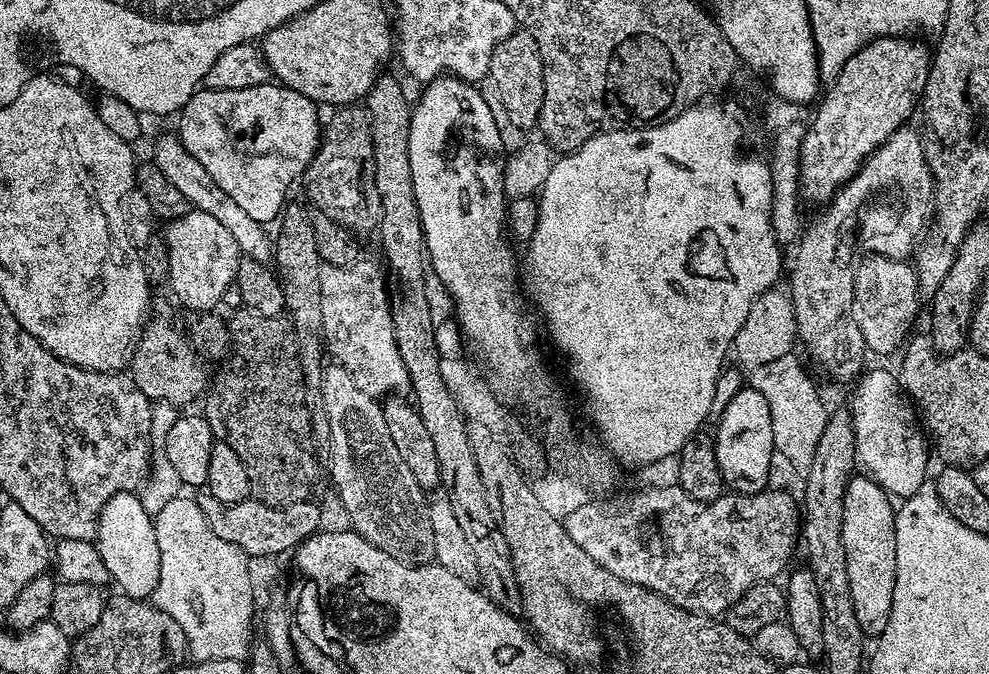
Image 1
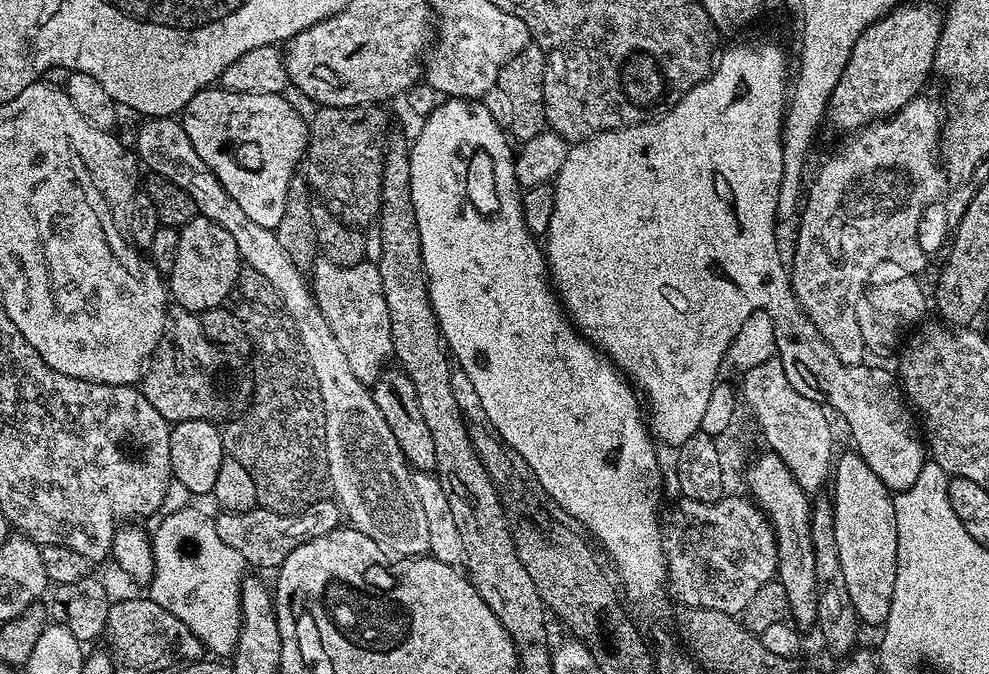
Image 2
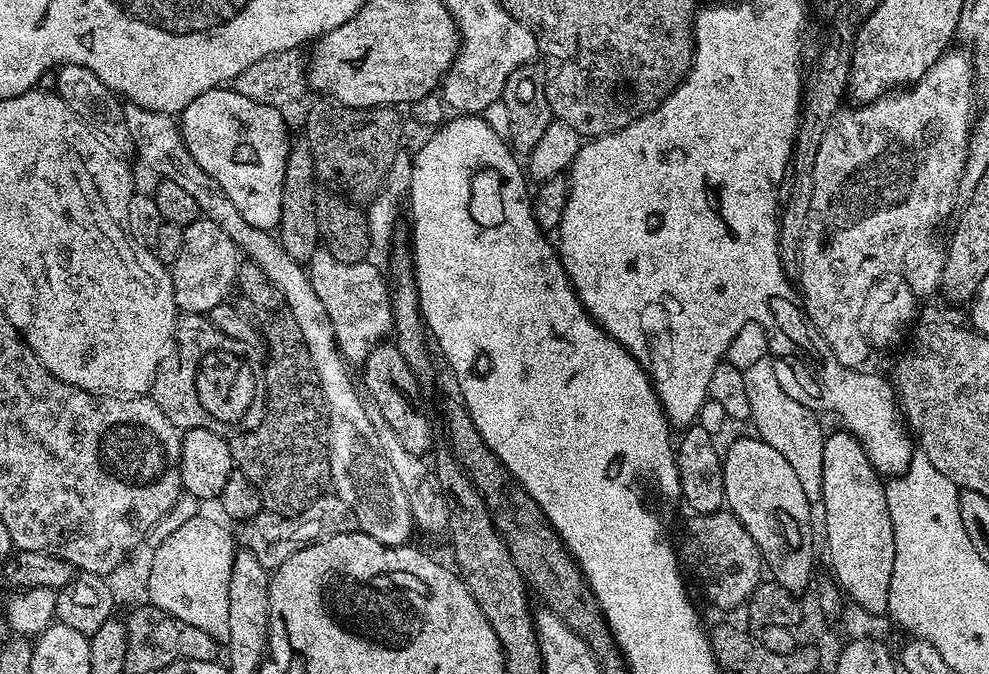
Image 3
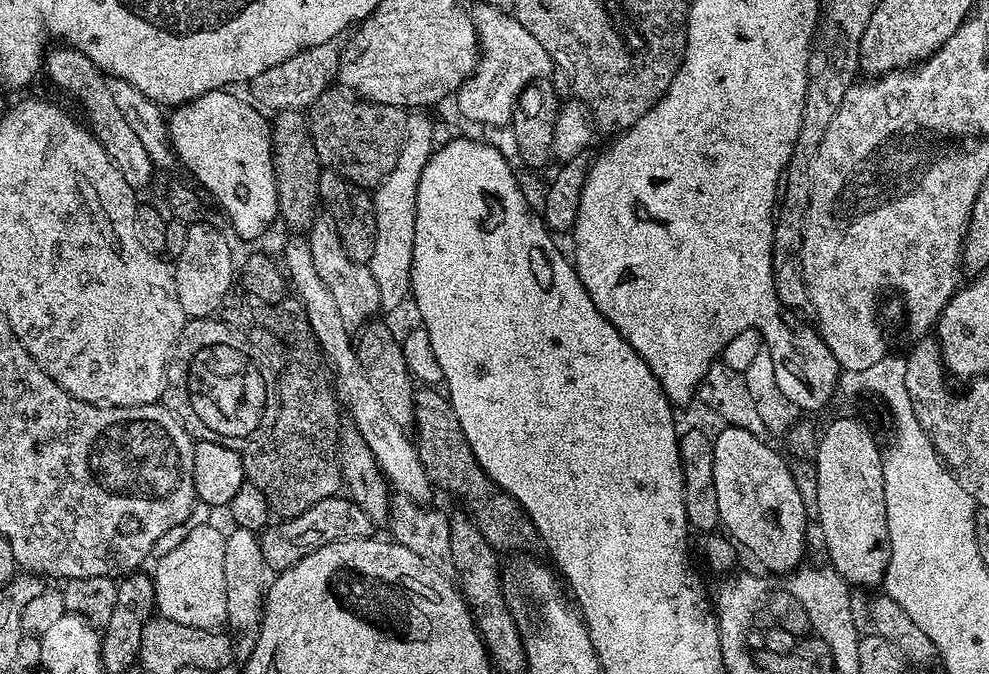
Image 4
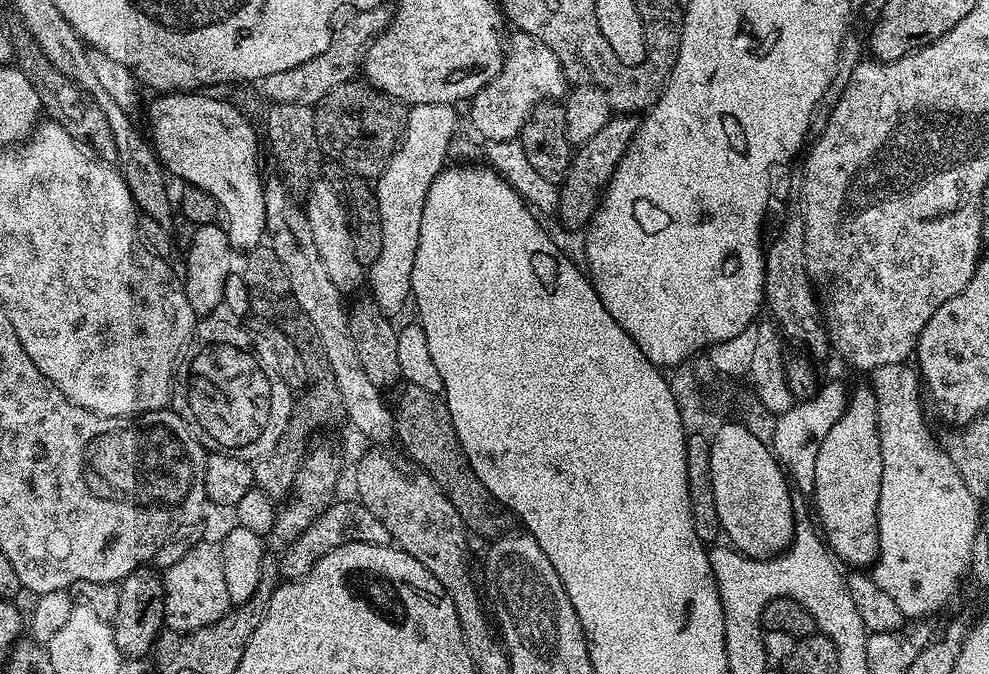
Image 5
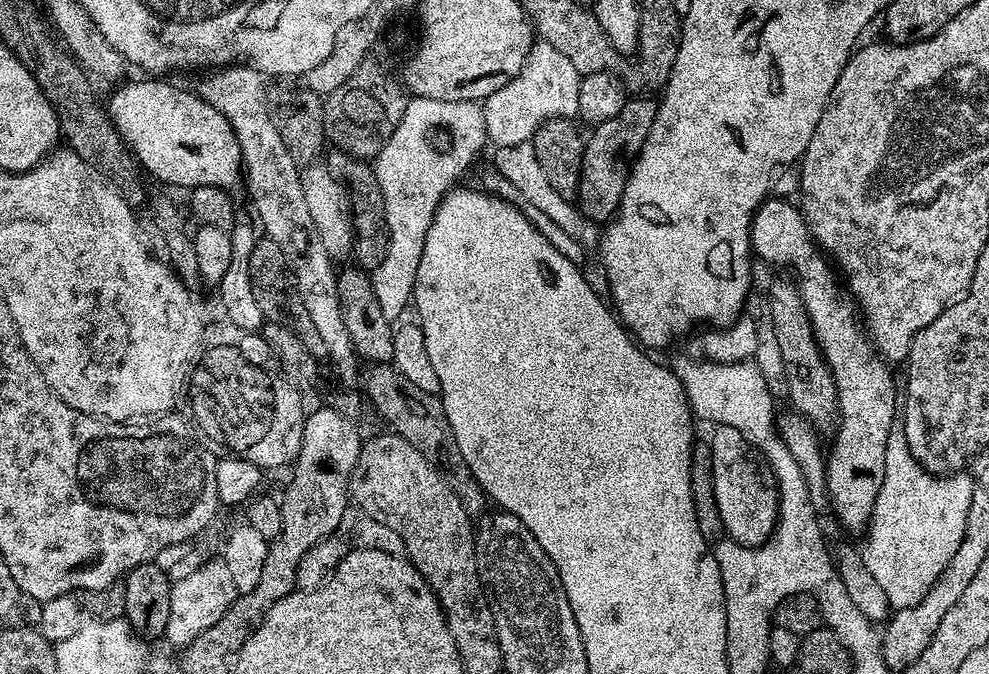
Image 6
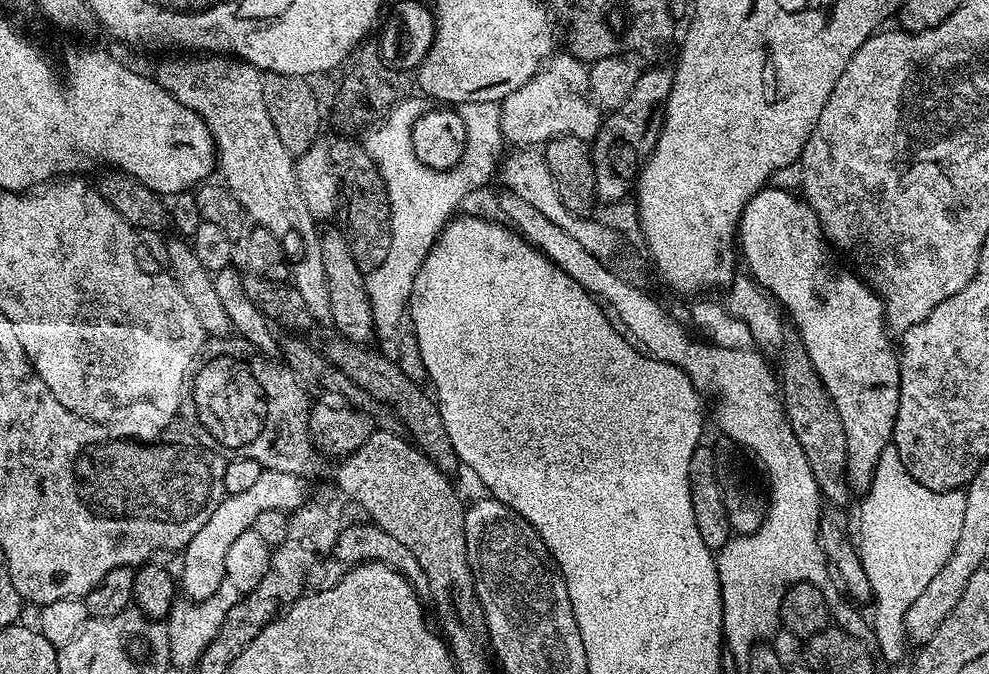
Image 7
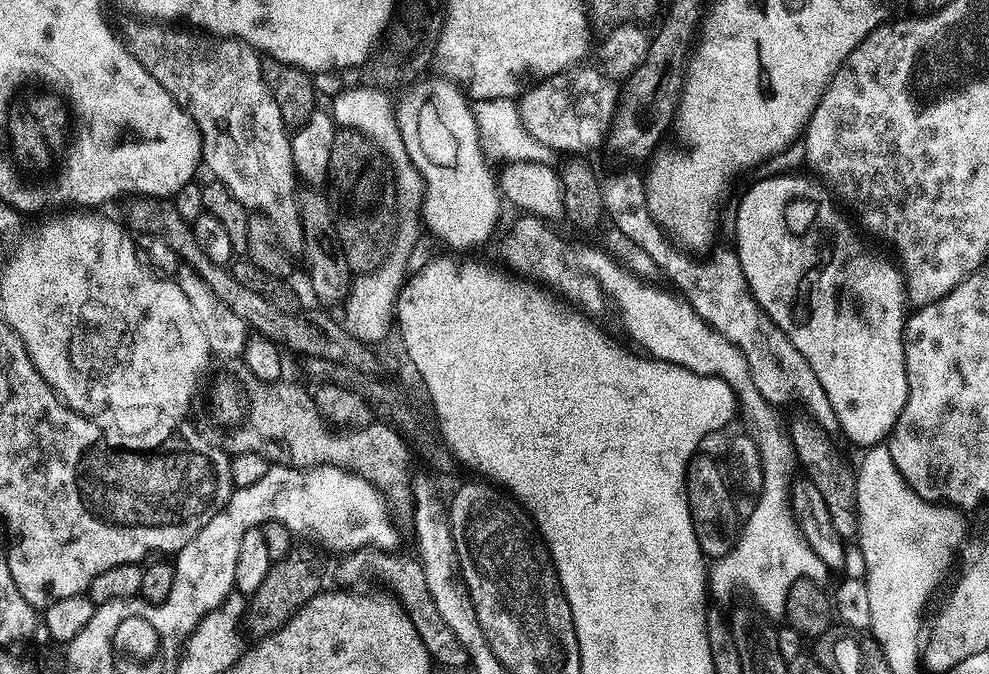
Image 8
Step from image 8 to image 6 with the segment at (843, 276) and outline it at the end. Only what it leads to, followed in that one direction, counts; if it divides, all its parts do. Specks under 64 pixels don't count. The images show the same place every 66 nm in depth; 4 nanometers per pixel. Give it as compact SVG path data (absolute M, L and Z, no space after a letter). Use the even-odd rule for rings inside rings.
M769 198L761 204L752 219L752 251L759 259L761 256L766 263L773 264L776 268L789 268L792 271L791 279L798 285L801 300L813 326L813 334L816 336L821 354L828 363L837 388L840 429L836 432L832 453L830 451L827 453L825 470L825 482L832 502L834 520L837 520L848 532L861 531L860 533L863 533L869 527L875 500L878 498L879 490L882 489L883 471L886 470L887 436L890 435L898 420L898 394L896 398L896 380L888 369L891 367L873 348L861 317L858 315L857 305L842 291L841 281L833 265L826 259L825 253L820 251L816 241L812 239L812 232L808 228L808 223L804 221L803 211L797 205L795 208L790 201L775 200L775 198Z

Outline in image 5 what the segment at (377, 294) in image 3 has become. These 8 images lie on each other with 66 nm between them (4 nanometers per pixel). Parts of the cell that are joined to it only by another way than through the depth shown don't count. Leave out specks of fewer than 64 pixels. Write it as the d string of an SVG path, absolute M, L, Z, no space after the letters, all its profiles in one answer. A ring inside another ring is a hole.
M327 178L313 180L307 192L308 201L305 199L302 207L310 222L310 231L314 233L314 243L318 245L322 266L326 266L326 274L330 274L330 282L334 282L336 289L342 294L348 294L359 284L365 283L366 268L360 263L356 253L356 243L352 237L352 225L348 219L347 207L342 203L337 185Z

